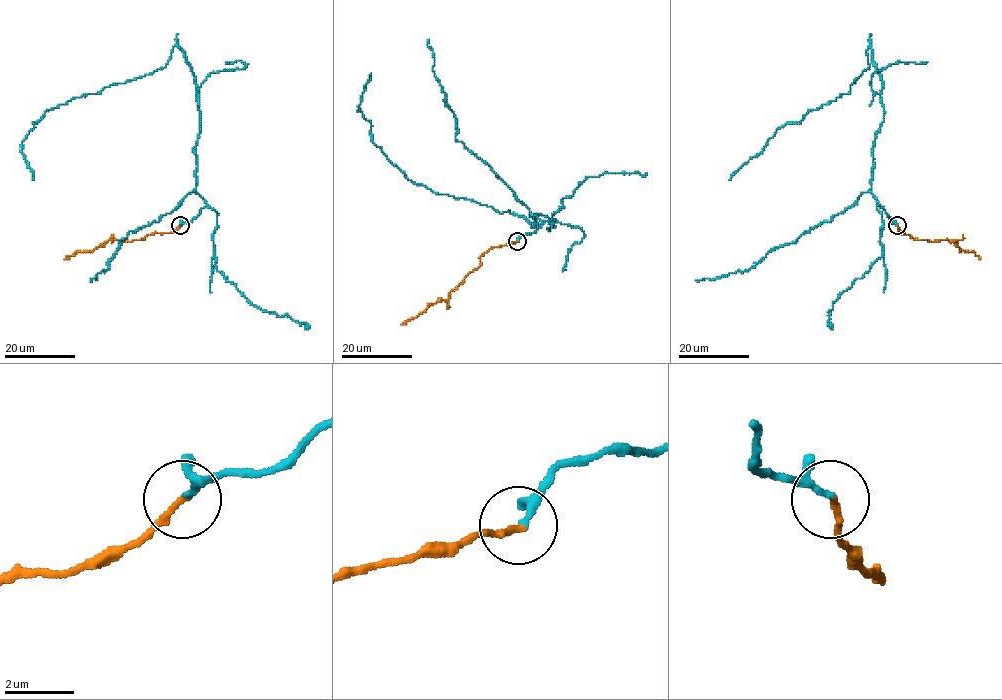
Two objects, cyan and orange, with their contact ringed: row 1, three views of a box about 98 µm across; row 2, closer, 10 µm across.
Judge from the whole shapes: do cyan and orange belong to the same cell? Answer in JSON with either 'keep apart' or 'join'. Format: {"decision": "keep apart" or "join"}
{"decision": "join"}

